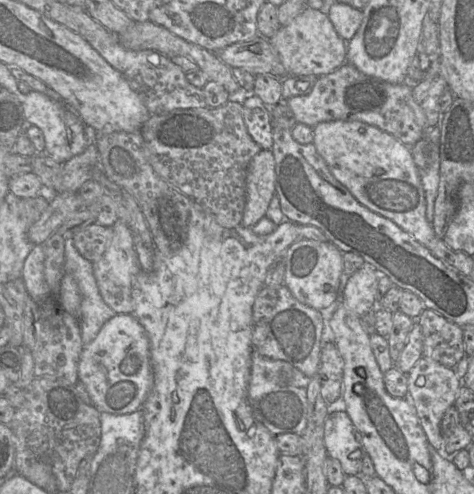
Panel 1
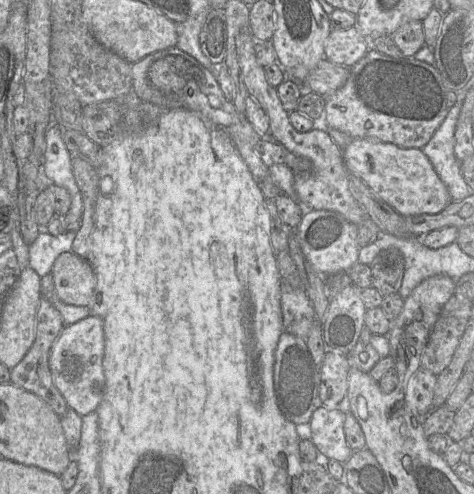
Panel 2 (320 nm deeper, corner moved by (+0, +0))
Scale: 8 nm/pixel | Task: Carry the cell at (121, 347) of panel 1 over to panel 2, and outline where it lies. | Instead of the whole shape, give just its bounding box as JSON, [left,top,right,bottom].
[49,315,105,417]

